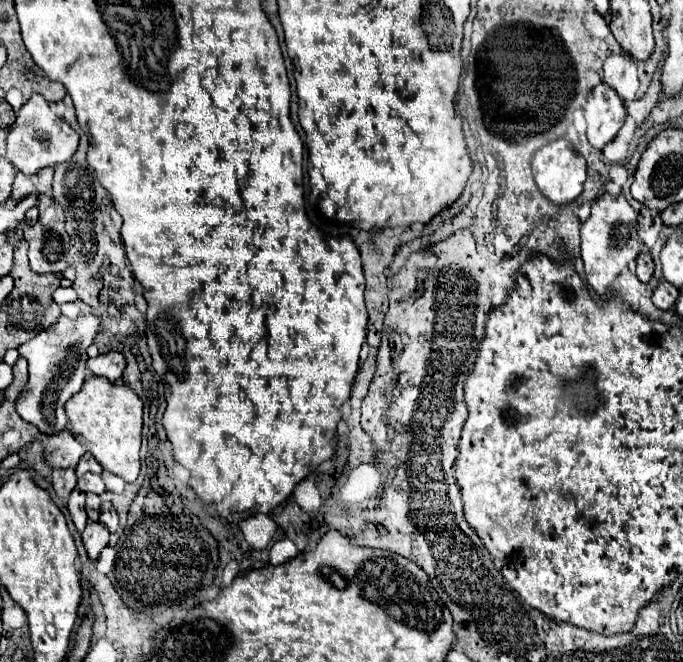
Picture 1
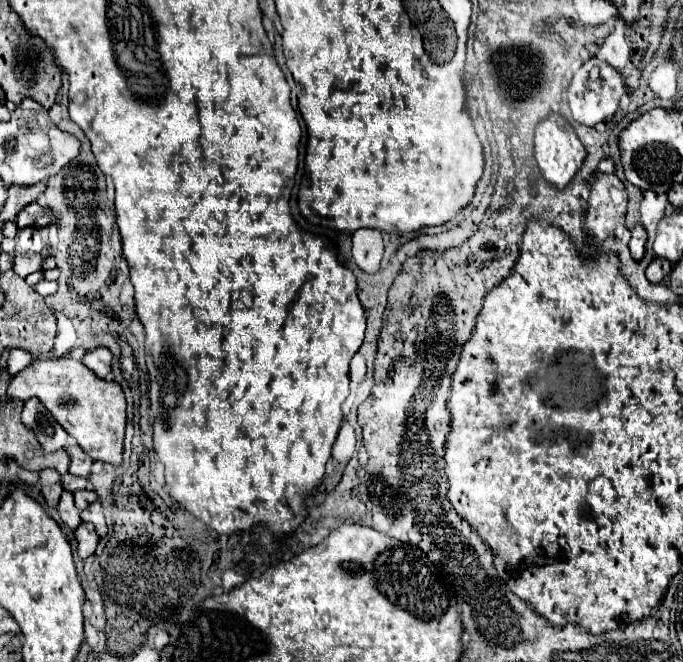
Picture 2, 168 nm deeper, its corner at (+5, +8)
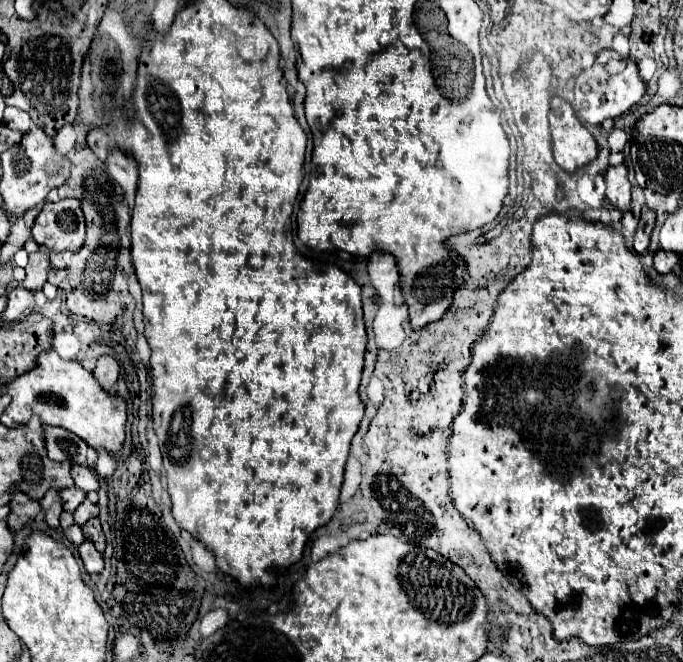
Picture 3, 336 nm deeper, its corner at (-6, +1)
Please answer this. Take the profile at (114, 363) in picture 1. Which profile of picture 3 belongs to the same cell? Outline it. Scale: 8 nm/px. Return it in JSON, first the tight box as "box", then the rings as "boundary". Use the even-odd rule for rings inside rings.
{"box":[93,355,119,391],"boundary":[[[103,355],[97,359],[97,365],[93,369],[93,375],[97,377],[99,385],[105,389],[105,391],[113,391],[115,389],[115,383],[117,383],[117,377],[119,377],[119,363],[109,357],[109,355]]]}

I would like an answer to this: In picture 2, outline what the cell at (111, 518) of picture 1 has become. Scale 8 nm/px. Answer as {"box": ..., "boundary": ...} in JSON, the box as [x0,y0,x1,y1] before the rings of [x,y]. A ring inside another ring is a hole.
{"box":[80,502,108,538],"boundary":[[[94,502],[94,504],[90,504],[86,510],[82,510],[82,512],[80,512],[80,518],[82,518],[82,522],[92,522],[92,524],[96,526],[96,534],[98,534],[100,538],[108,532],[100,502]]]}

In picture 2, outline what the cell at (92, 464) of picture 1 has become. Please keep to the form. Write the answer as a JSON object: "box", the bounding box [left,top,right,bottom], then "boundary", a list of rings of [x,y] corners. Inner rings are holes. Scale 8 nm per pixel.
{"box":[66,444,92,478],"boundary":[[[78,444],[66,446],[66,452],[68,452],[68,456],[70,456],[70,468],[68,468],[68,472],[74,474],[74,476],[88,478],[88,476],[90,476],[92,458],[90,458]]]}

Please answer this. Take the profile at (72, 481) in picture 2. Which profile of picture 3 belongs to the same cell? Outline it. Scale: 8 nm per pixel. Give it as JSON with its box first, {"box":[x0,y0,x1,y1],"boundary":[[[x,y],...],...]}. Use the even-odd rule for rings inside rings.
{"box":[59,487,87,511],"boundary":[[[67,487],[59,493],[61,493],[61,499],[63,499],[63,509],[67,509],[67,511],[75,511],[87,499],[87,493],[79,491],[77,487]]]}

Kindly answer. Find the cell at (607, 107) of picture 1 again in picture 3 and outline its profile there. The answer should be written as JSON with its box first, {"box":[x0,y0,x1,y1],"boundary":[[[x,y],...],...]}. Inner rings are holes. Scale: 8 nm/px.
{"box":[575,51,645,125],"boundary":[[[603,51],[597,61],[593,63],[591,69],[583,71],[579,77],[577,77],[577,83],[575,83],[575,107],[579,111],[579,117],[589,123],[589,125],[599,125],[603,123],[605,119],[617,119],[621,117],[623,113],[627,113],[633,105],[637,105],[637,101],[641,101],[641,97],[645,95],[645,85],[643,81],[639,79],[639,73],[637,73],[637,65],[635,61],[631,61],[627,57],[627,63],[625,63],[625,69],[615,73],[615,75],[609,75],[605,71],[605,65],[611,61],[611,59],[621,59],[615,51]]]}

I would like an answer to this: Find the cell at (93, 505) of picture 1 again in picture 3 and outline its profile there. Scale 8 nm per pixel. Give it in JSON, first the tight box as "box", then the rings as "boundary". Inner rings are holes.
{"box":[75,499,99,525],"boundary":[[[85,499],[85,501],[77,507],[77,511],[75,511],[75,523],[85,525],[91,517],[97,517],[97,515],[99,515],[99,505],[95,505],[95,503],[91,503],[89,499]]]}

